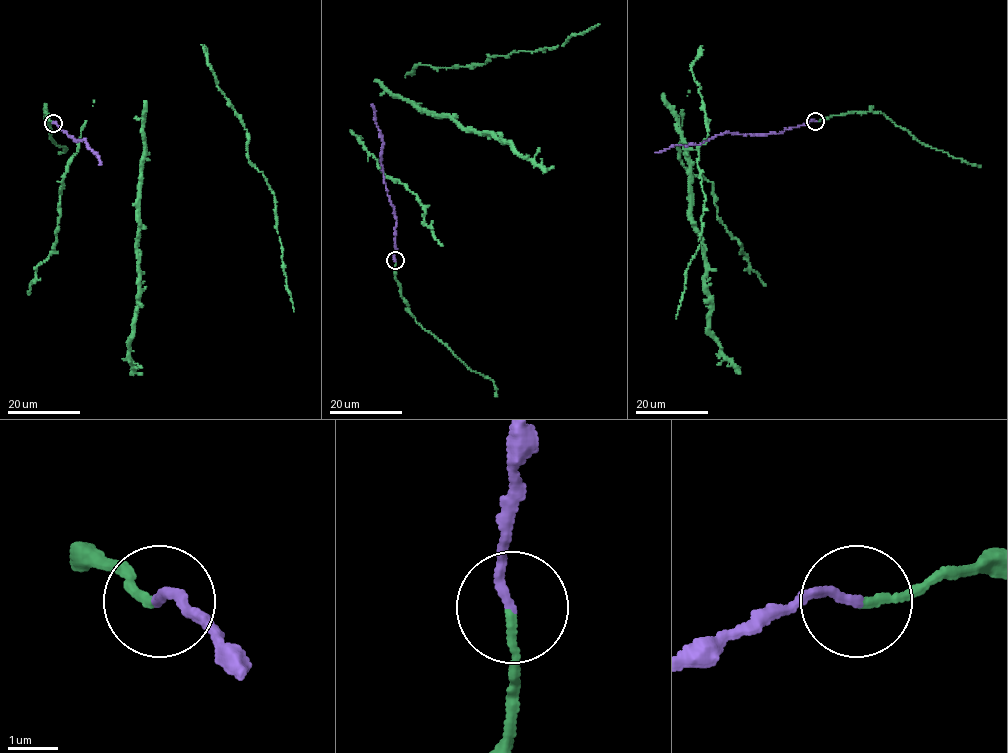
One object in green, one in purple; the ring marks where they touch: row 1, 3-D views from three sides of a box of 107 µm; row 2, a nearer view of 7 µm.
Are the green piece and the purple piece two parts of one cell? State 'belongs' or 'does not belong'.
belongs

